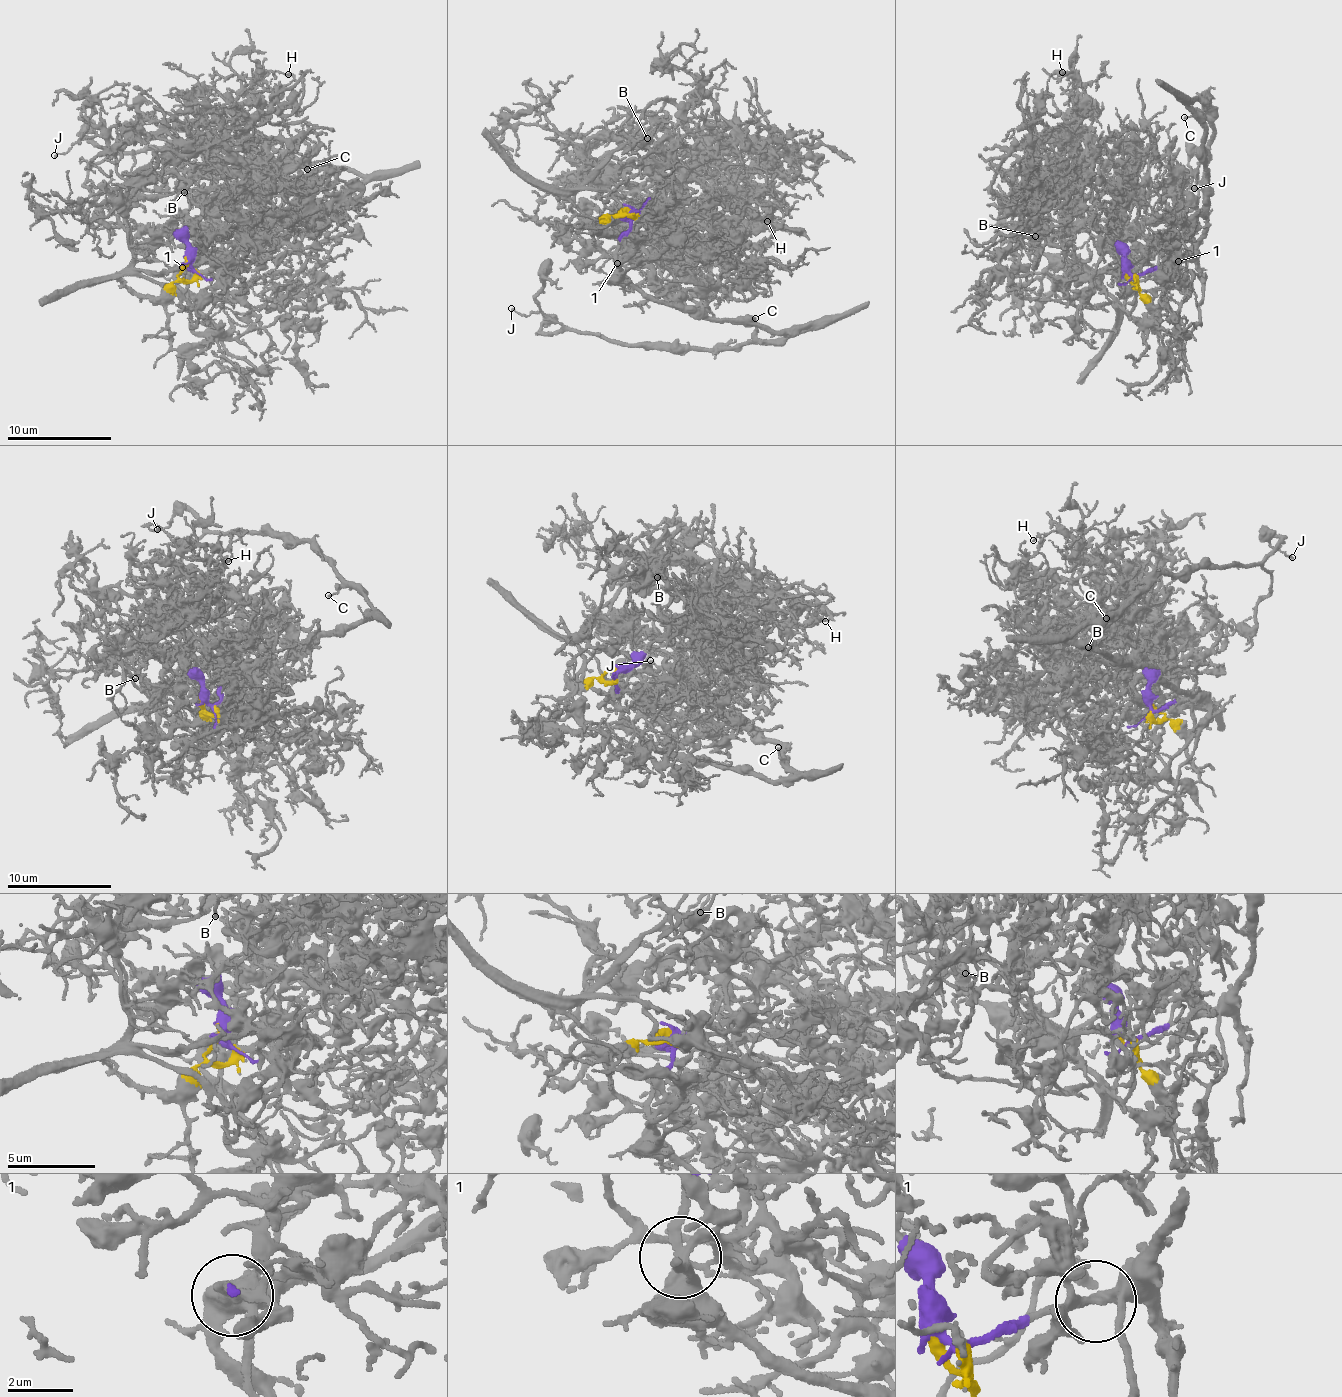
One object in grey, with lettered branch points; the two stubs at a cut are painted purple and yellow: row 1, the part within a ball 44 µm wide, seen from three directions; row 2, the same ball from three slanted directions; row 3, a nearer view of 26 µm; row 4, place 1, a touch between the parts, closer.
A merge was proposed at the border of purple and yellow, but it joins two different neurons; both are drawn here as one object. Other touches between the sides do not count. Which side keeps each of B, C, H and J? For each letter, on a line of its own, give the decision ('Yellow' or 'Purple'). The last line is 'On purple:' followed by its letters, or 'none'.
B: Yellow
C: Purple
H: Yellow
J: Purple
On purple: C, J

